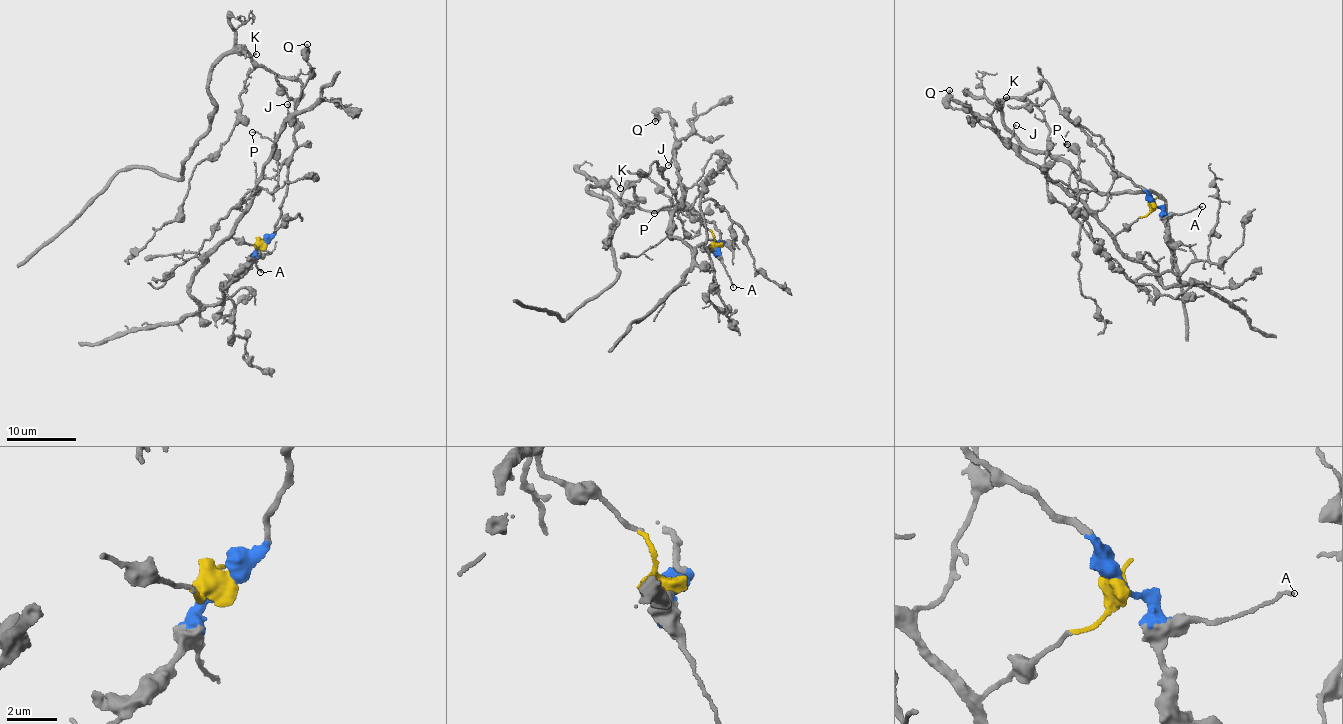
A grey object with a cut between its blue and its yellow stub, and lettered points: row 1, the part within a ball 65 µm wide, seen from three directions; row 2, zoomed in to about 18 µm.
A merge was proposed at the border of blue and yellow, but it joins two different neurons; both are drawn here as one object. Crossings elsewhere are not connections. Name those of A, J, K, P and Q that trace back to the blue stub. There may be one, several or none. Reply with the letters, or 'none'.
A, K

